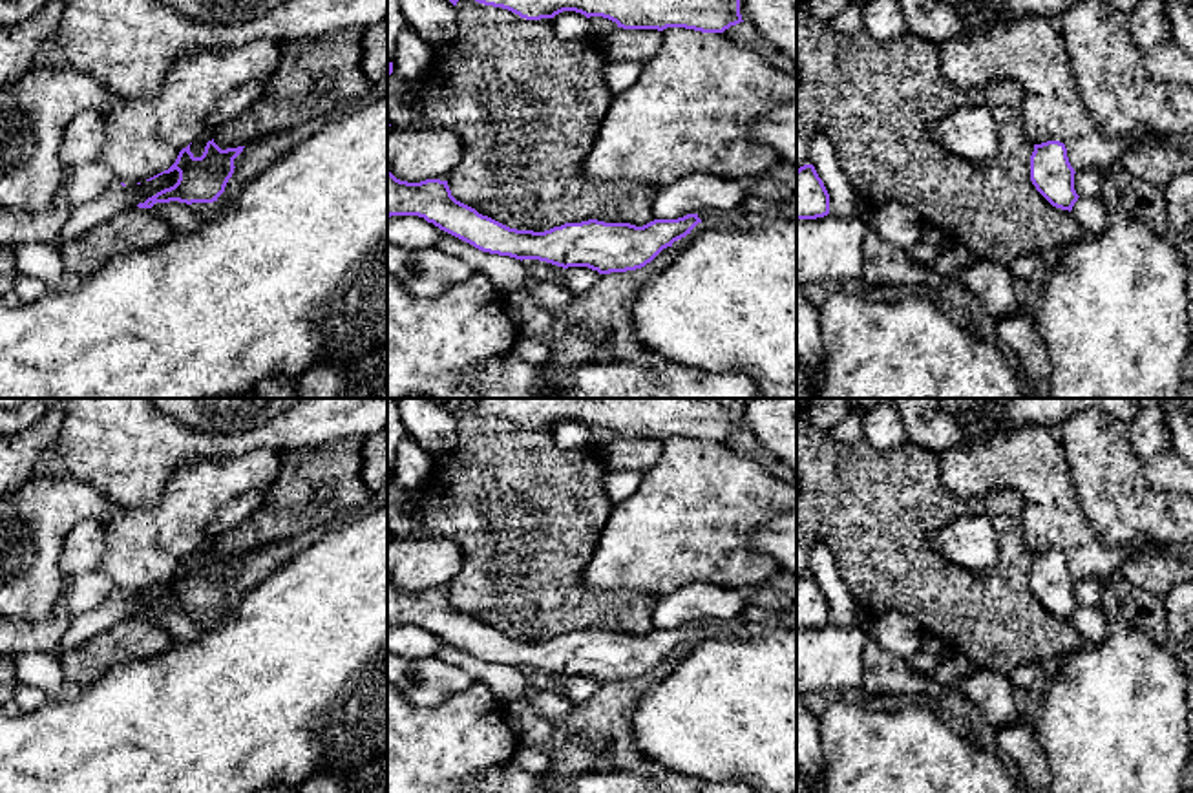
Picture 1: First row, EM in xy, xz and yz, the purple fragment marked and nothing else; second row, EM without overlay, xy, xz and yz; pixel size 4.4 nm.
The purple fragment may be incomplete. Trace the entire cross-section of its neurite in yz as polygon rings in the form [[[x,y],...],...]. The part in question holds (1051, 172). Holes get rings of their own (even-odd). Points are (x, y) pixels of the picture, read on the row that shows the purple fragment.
[[[1047,141],[1034,144],[1030,155],[1030,181],[1052,206],[1072,210],[1080,197],[1074,190],[1074,174],[1063,143]]]

